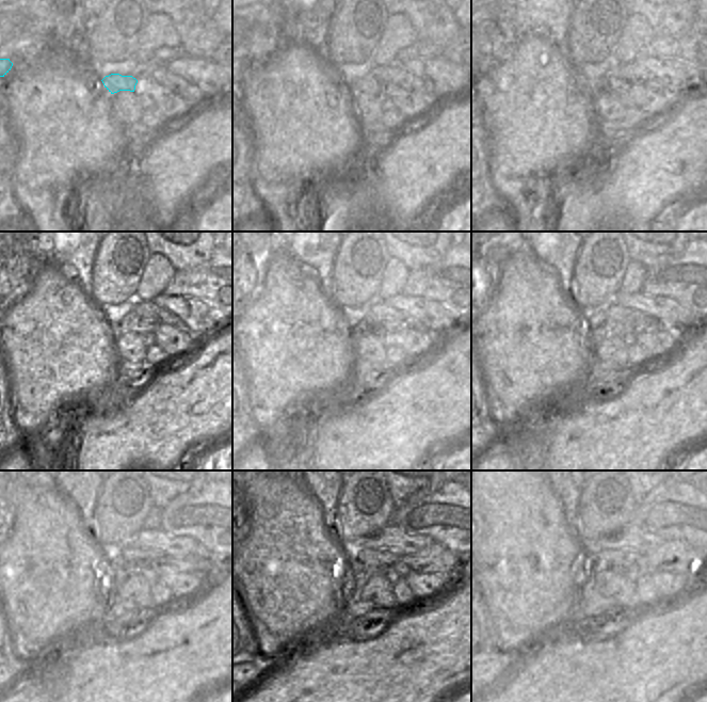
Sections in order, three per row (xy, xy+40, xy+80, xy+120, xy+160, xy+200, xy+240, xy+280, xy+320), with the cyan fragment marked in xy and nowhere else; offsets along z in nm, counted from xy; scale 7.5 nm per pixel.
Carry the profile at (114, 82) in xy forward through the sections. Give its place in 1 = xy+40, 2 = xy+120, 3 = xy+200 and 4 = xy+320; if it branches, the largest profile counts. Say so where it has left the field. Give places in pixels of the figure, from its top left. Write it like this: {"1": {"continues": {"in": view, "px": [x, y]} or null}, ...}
{"1": {"continues": {"in": "xy+40", "px": [368, 84]}}, "2": {"continues": {"in": "xy+120", "px": [132, 322]}}, "3": {"continues": {"in": "xy+200", "px": [646, 323]}}, "4": {"continues": {"in": "xy+320", "px": [674, 556]}}}

